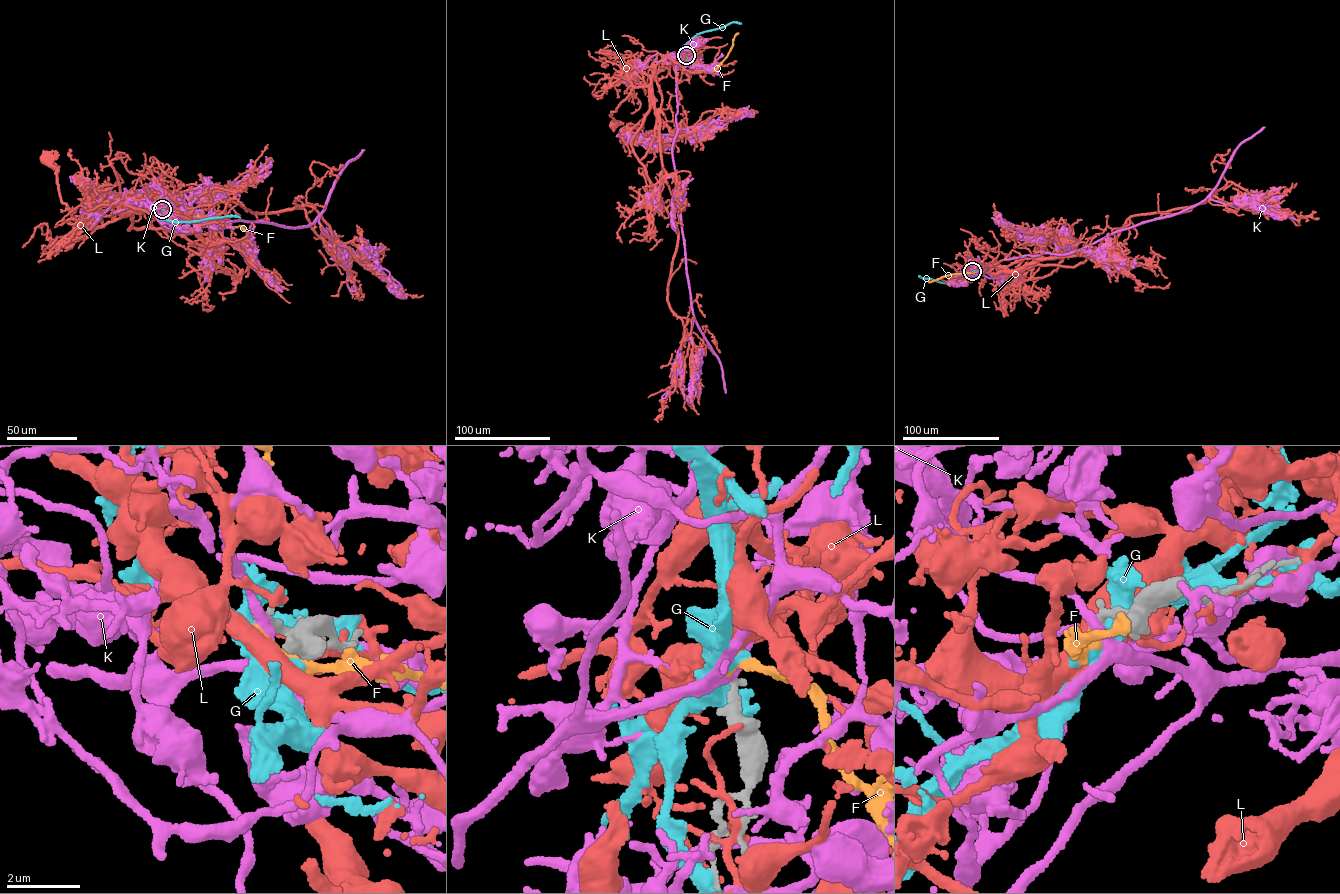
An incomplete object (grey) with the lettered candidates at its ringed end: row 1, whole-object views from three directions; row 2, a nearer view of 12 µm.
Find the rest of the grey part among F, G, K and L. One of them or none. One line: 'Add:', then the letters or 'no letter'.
Add: F

